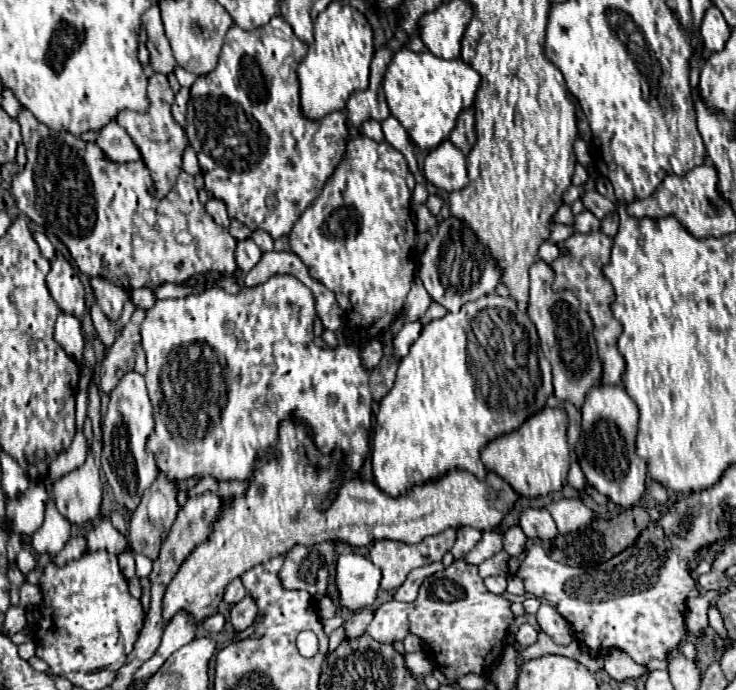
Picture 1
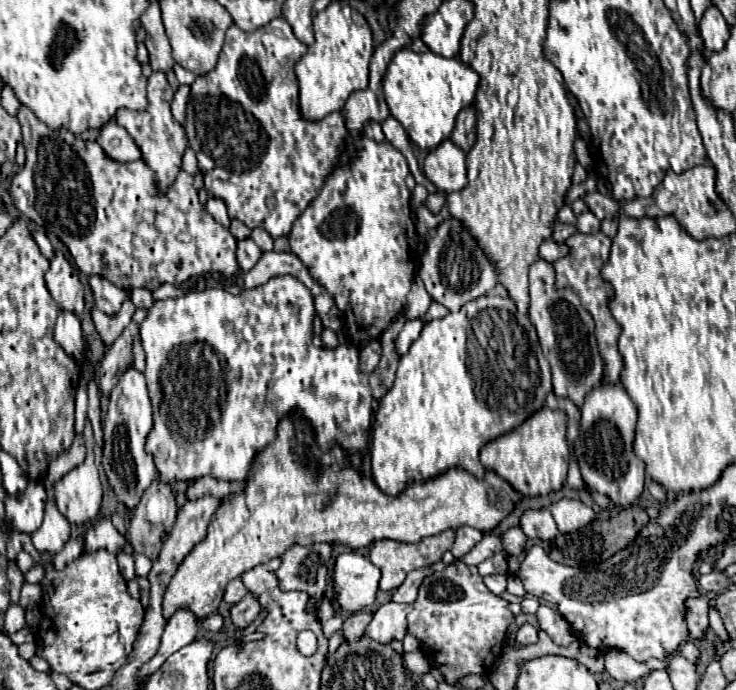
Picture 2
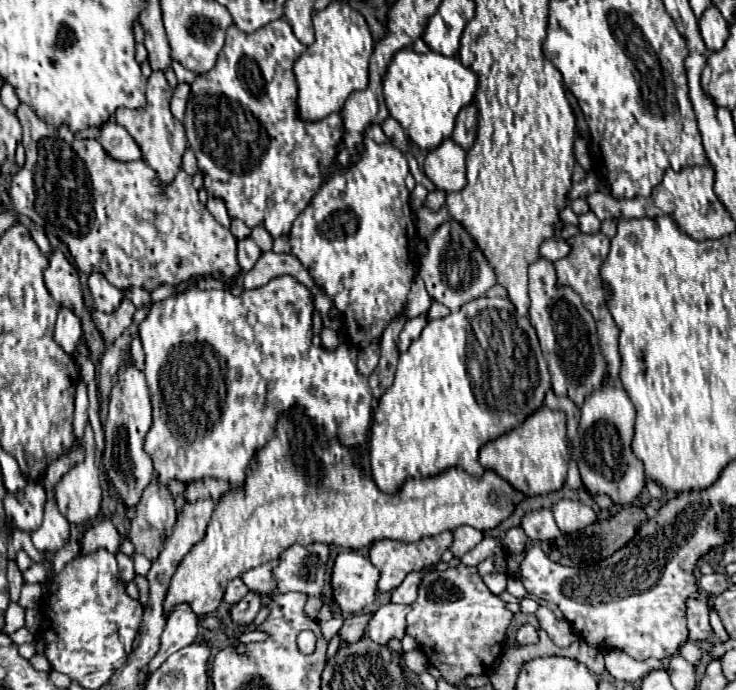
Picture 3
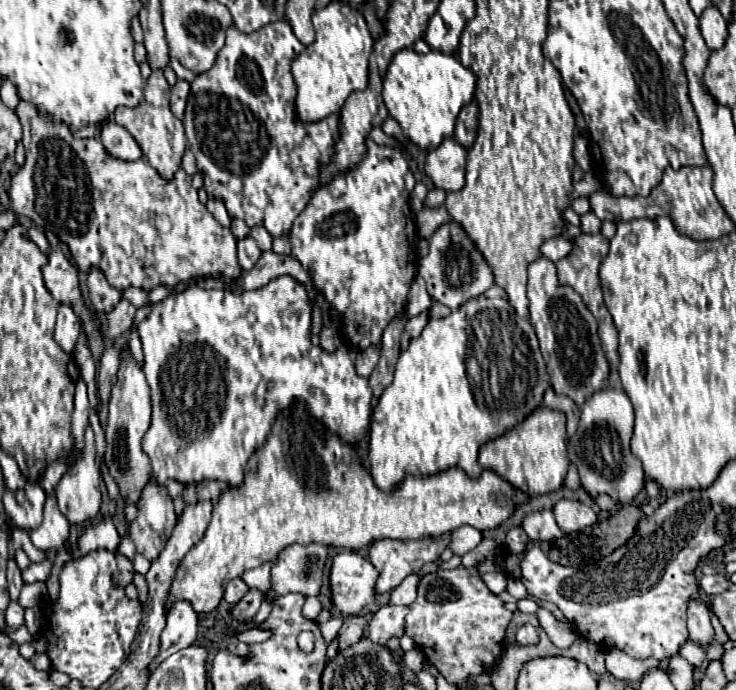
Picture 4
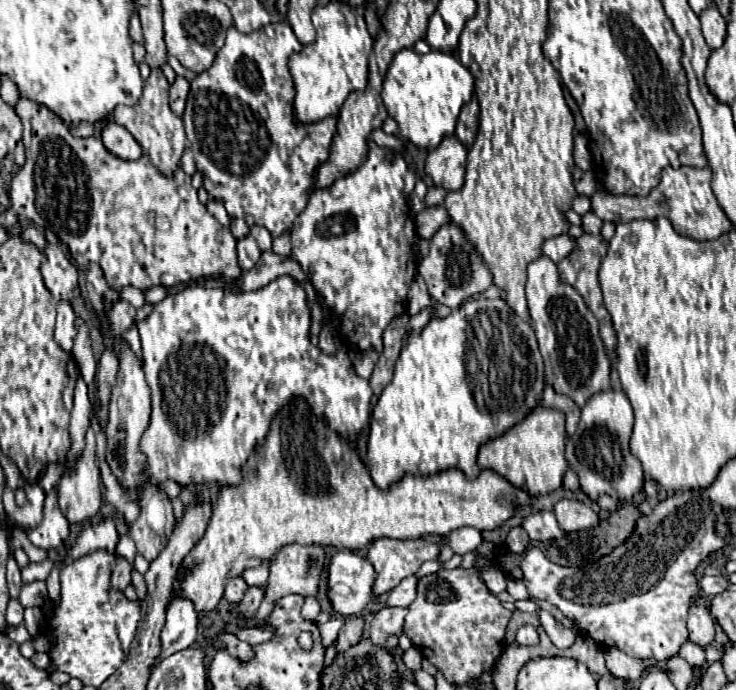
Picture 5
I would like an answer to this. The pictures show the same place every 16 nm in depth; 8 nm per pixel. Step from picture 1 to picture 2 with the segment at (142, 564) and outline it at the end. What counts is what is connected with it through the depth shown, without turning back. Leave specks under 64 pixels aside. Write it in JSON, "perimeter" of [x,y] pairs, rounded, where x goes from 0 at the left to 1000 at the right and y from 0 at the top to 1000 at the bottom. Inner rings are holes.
{"perimeter":[[[182,803],[182,814],[185,814],[185,835],[201,835],[201,829],[207,826],[207,812],[201,812],[196,803]]]}

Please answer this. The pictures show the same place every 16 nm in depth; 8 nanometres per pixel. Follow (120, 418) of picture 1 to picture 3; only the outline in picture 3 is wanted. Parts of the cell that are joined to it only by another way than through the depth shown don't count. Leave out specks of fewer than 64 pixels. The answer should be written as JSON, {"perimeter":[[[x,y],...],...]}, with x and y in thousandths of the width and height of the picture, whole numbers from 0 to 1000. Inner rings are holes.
{"perimeter":[[[177,525],[171,533],[163,536],[160,557],[152,562],[149,571],[149,588],[141,614],[144,649],[139,658],[139,675],[144,681],[144,690],[149,693],[149,701],[158,707],[160,725],[174,736],[182,736],[188,730],[196,707],[212,693],[207,664],[196,655],[196,635],[204,620],[207,620],[207,588],[204,588],[198,548],[182,530],[182,525]]]}

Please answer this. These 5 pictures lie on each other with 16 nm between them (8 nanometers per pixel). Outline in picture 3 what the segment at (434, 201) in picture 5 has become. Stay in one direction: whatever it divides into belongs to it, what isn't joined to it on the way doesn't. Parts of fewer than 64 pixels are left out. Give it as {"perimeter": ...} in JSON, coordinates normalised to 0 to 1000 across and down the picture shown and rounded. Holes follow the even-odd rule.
{"perimeter":[[[592,275],[592,278],[584,278],[584,281],[582,281],[582,287],[579,287],[576,296],[579,296],[584,304],[595,307],[595,304],[603,299],[603,293],[606,293],[606,278]]]}

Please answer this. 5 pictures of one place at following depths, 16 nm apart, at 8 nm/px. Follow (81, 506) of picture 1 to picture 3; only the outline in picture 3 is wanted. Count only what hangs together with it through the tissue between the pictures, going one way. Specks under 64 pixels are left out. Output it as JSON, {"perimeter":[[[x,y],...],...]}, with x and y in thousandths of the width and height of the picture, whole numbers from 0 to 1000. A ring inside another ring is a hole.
{"perimeter":[[[120,612],[114,623],[117,664],[101,675],[76,704],[76,728],[95,759],[111,759],[130,751],[139,728],[136,678],[128,670],[128,629]]]}

